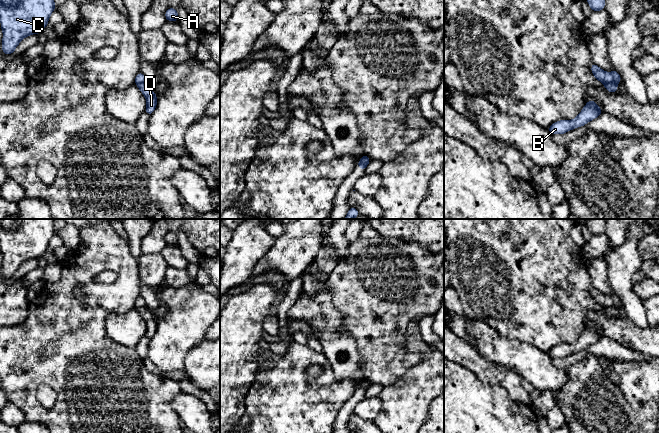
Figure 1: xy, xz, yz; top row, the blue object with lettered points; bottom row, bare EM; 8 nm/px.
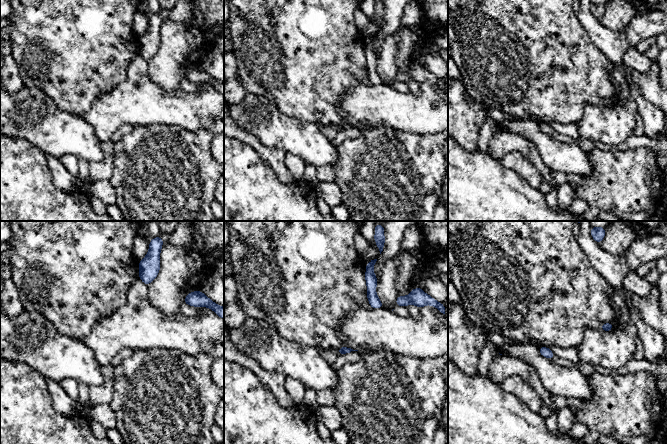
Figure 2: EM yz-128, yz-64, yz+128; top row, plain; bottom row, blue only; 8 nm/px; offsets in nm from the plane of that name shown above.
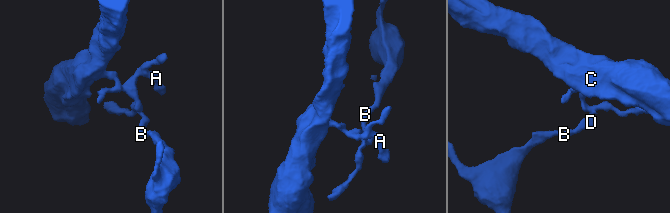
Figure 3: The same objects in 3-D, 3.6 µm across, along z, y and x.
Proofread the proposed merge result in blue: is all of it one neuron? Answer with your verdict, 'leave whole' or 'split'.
split

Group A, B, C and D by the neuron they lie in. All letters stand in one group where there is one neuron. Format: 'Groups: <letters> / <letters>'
Groups: A C / B D

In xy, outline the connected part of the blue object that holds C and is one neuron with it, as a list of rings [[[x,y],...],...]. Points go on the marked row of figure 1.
[[[0,0],[3,53],[12,54],[25,37],[39,34],[55,7],[54,0]]]

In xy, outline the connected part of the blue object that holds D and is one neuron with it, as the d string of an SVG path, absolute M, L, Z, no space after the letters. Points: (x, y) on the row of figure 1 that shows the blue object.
M145 83L139 84L137 85L137 87L144 94L147 101L145 112L148 115L151 115L154 112L157 105L157 95Z

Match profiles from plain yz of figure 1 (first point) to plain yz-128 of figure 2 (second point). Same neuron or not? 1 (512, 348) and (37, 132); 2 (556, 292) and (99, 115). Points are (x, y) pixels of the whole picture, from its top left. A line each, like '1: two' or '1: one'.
1: one
2: two

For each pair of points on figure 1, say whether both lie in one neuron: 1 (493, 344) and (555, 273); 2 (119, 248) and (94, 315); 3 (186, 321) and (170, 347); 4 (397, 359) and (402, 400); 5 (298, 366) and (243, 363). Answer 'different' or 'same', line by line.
1: different
2: same
3: same
4: different
5: different

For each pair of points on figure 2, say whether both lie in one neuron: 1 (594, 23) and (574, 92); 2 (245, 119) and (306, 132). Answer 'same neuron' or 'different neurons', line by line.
1: different neurons
2: same neuron

